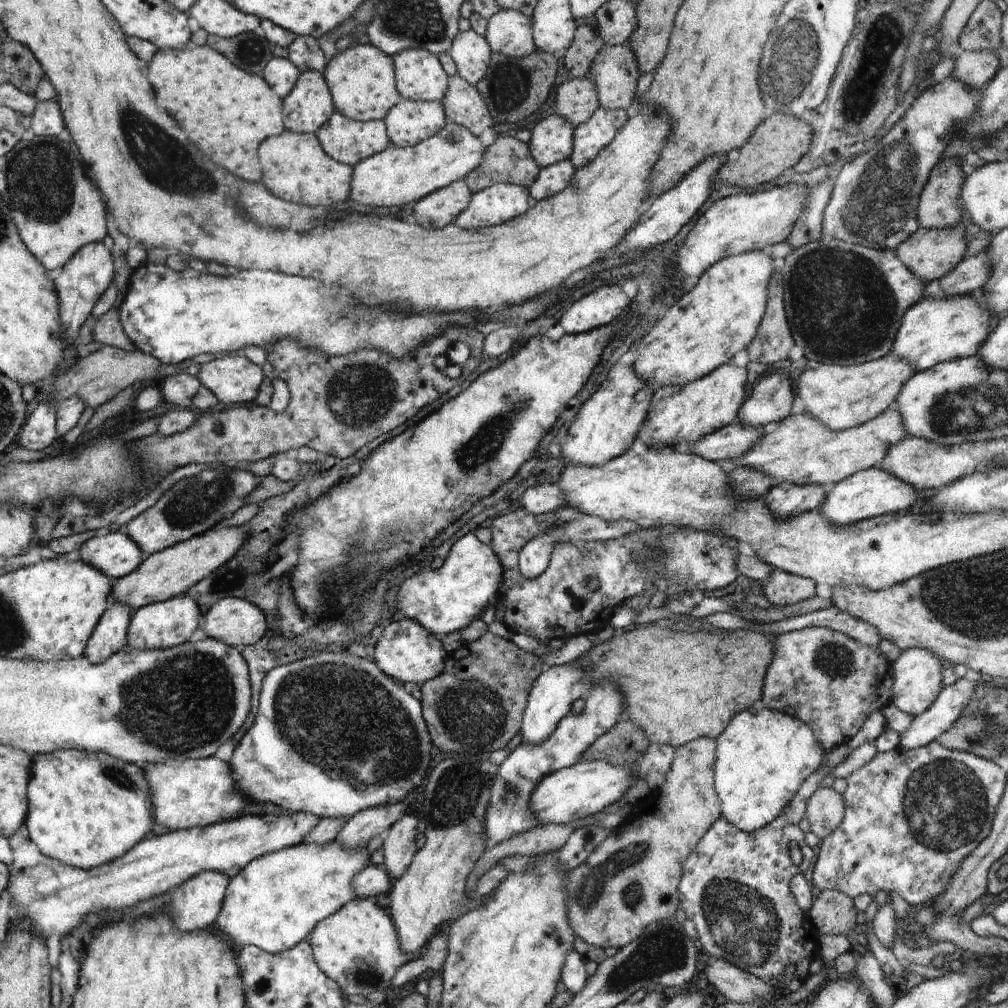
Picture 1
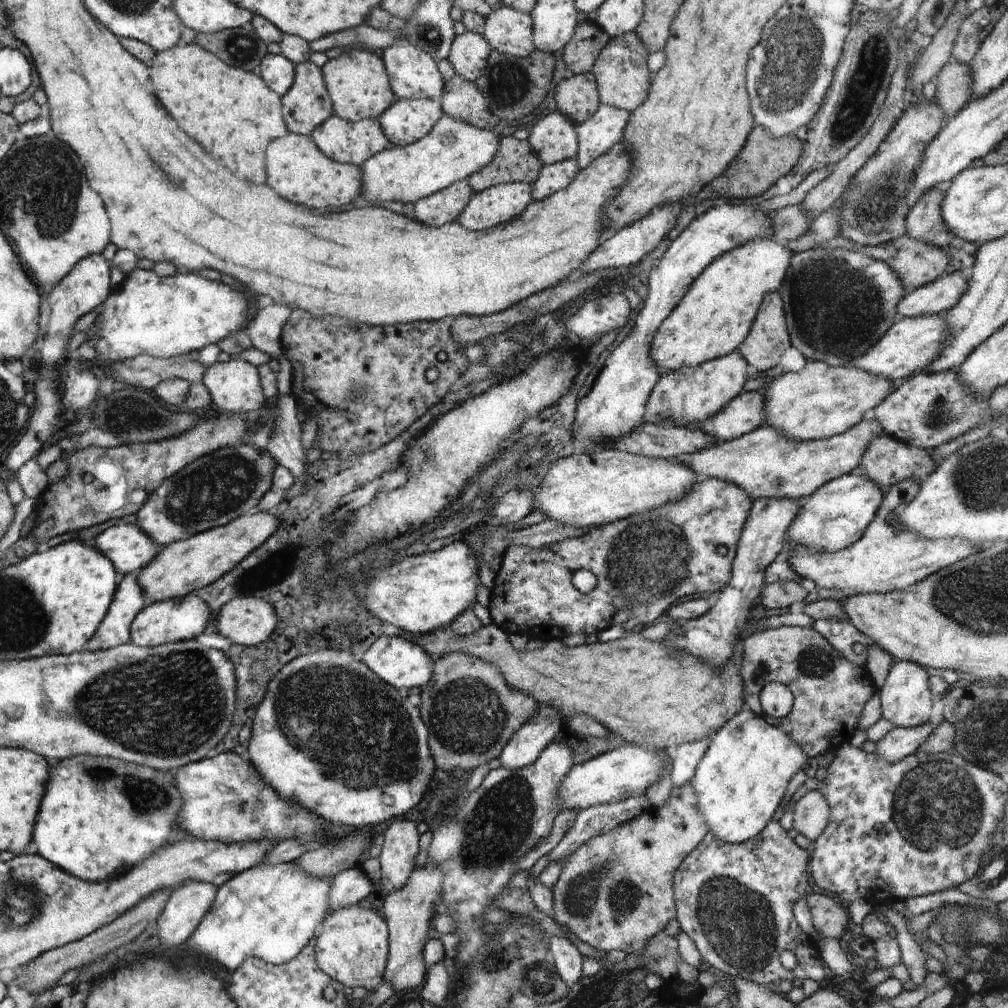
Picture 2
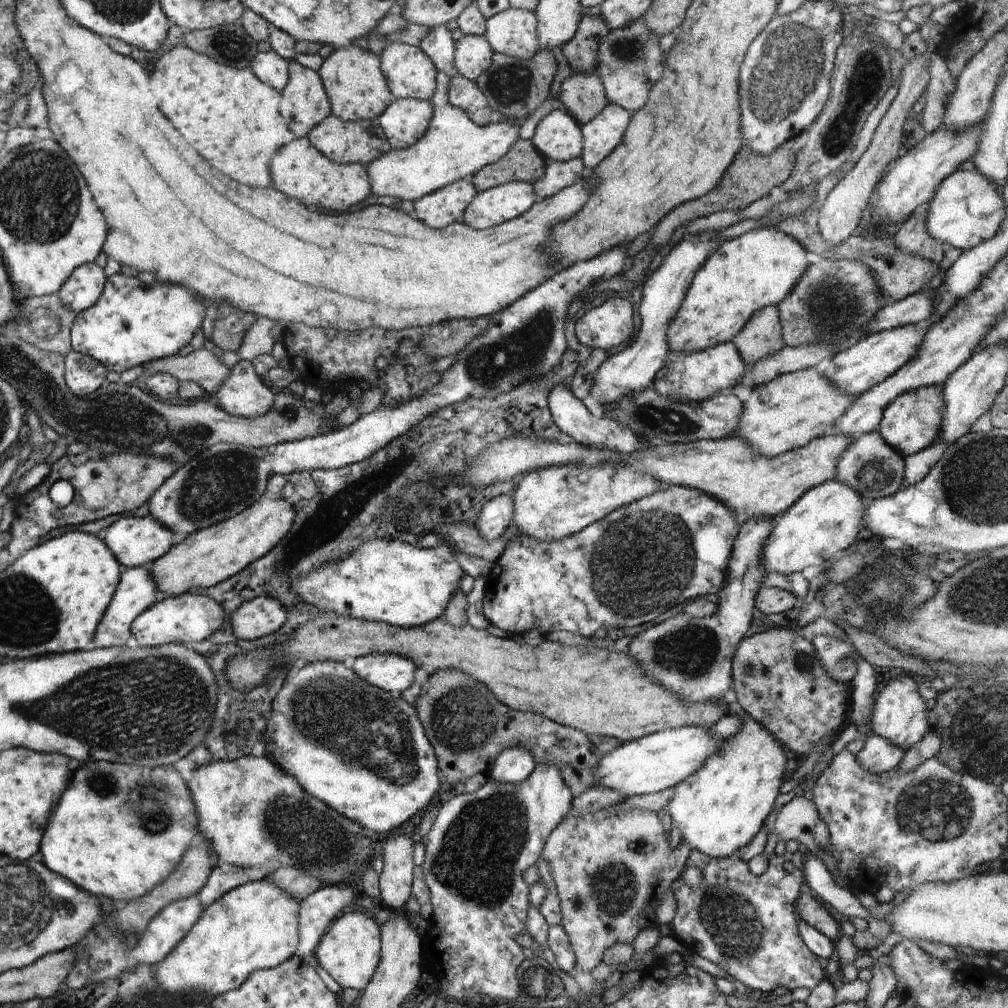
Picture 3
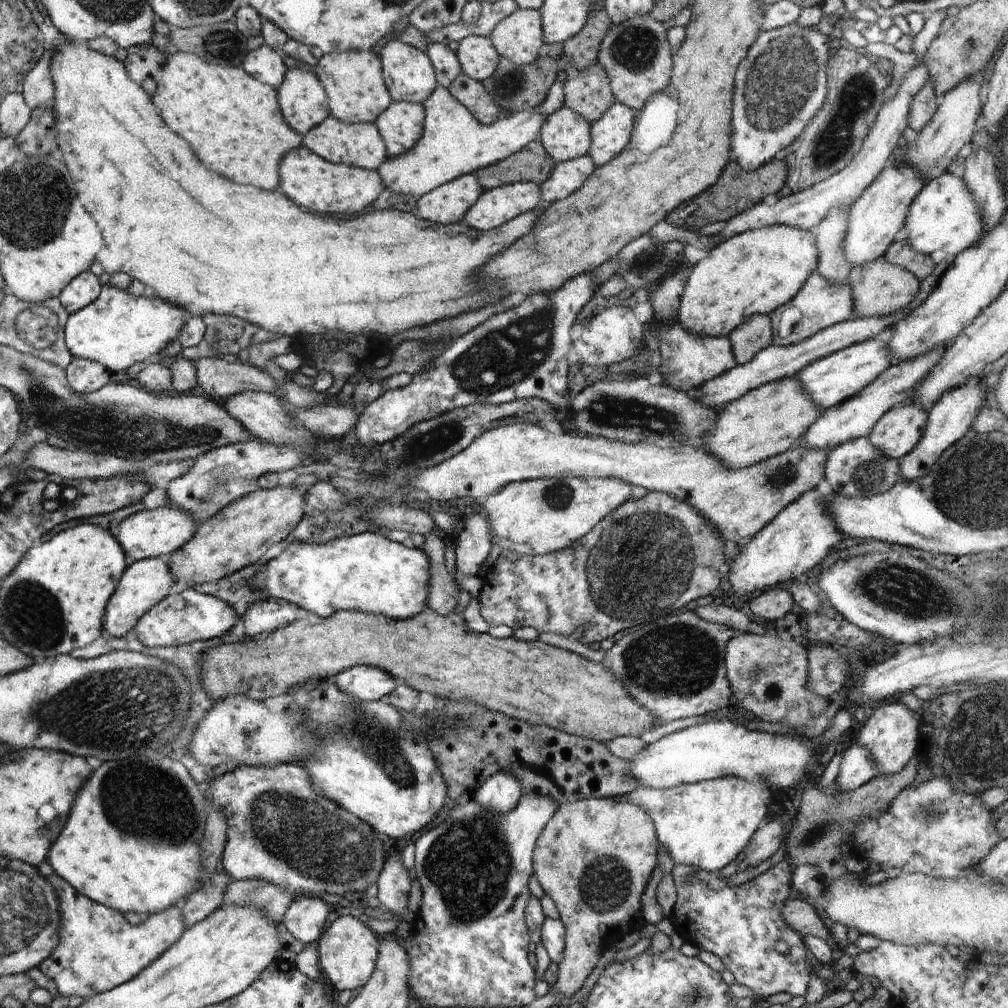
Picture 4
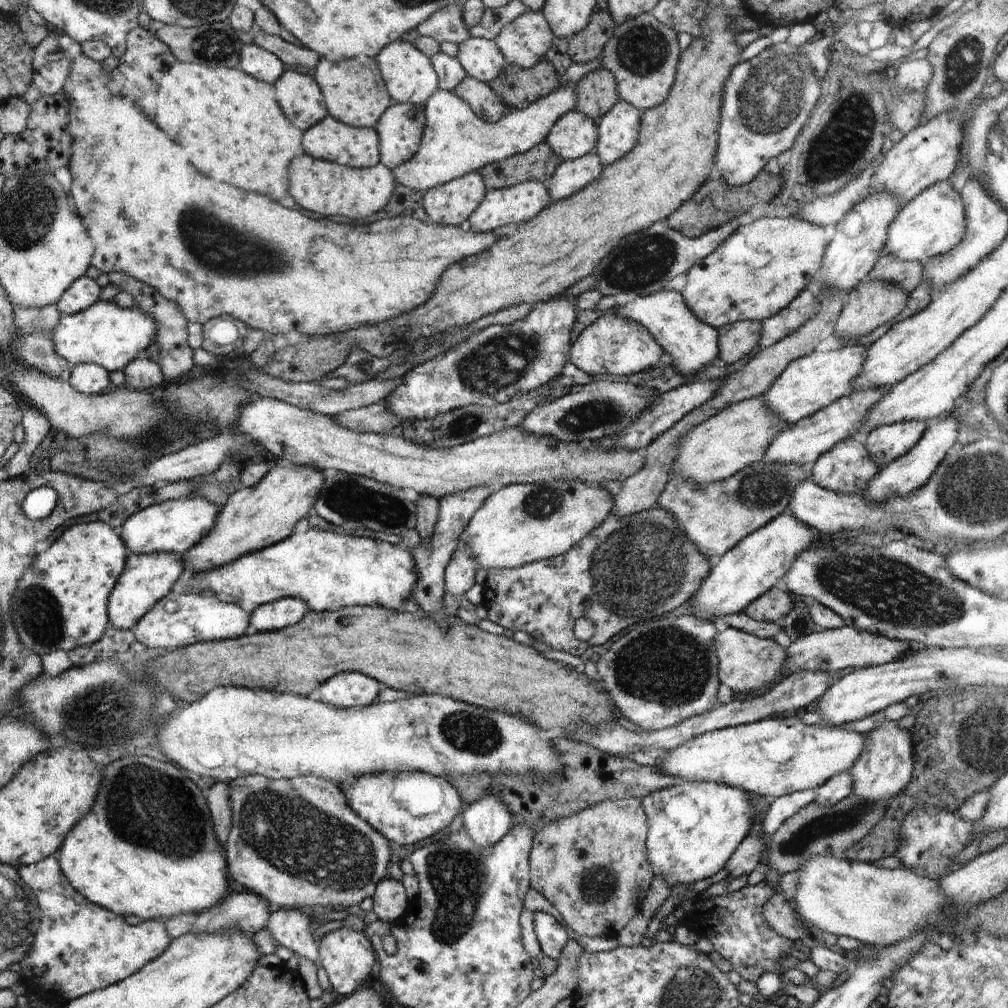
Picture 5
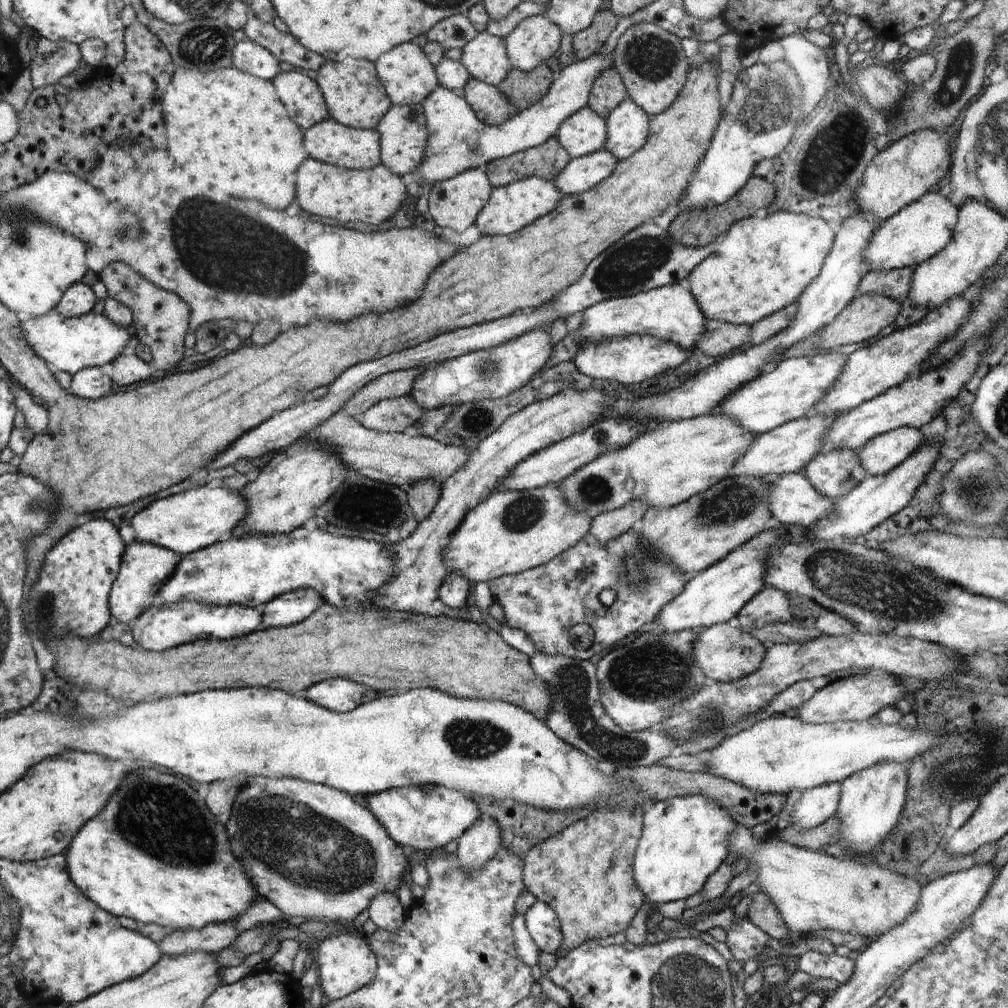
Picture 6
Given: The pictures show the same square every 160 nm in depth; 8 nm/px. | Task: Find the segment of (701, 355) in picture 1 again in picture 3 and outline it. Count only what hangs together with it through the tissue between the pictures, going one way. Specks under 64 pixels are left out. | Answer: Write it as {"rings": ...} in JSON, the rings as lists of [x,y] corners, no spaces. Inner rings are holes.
{"rings":[[[774,227],[724,240],[694,275],[680,310],[668,325],[669,354],[695,353],[732,341],[756,311],[782,302],[808,265],[803,246]]]}

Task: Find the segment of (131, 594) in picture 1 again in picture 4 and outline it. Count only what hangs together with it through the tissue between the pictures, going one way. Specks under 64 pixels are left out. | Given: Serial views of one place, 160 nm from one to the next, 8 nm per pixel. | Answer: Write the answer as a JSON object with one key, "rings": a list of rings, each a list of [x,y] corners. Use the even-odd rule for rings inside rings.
{"rings":[[[280,485],[275,489],[257,488],[205,520],[178,551],[166,556],[168,568],[177,582],[213,583],[244,567],[258,563],[276,542],[282,542],[296,528],[303,515],[304,488]]]}

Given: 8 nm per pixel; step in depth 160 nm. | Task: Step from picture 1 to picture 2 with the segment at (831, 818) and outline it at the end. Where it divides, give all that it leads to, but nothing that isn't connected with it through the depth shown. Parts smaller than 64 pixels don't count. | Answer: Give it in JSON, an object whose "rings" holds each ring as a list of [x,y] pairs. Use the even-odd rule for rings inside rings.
{"rings":[[[817,789],[804,794],[800,800],[795,804],[794,823],[793,828],[799,831],[799,834],[803,834],[806,838],[809,838],[814,844],[815,840],[824,832],[826,825],[830,818],[830,805],[824,795]]]}

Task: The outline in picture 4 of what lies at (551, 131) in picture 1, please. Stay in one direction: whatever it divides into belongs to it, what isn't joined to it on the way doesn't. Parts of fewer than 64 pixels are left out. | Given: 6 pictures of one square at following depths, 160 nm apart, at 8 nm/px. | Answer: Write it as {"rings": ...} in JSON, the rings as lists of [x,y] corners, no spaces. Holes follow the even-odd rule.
{"rings":[[[566,106],[546,116],[538,140],[555,163],[588,154],[591,124]]]}

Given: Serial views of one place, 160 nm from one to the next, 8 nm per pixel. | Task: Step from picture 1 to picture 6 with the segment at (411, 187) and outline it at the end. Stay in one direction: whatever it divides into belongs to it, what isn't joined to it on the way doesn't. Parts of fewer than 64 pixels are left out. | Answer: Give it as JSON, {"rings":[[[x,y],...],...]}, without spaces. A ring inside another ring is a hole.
{"rings":[[[598,54],[569,64],[554,78],[548,92],[537,103],[512,115],[500,126],[487,125],[481,121],[462,93],[448,90],[439,84],[421,103],[427,120],[428,138],[421,163],[410,176],[420,184],[432,185],[465,170],[483,168],[490,161],[544,144],[557,135],[564,120],[587,104],[594,79],[606,67],[612,66],[607,60],[607,57]]]}

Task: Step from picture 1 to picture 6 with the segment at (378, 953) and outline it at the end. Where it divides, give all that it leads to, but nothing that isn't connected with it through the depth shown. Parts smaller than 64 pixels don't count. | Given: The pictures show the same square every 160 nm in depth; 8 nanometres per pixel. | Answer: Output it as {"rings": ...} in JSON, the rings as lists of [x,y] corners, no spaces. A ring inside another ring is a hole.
{"rings":[[[350,934],[330,936],[323,940],[318,948],[318,973],[322,989],[332,1001],[356,992],[368,984],[376,974],[377,960],[364,934],[359,937]]]}

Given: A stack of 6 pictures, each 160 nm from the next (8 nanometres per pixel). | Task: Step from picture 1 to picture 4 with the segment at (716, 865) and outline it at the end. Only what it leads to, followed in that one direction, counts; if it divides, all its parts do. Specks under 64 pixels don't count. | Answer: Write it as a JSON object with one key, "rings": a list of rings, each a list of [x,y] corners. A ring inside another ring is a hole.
{"rings":[[[785,857],[751,881],[732,886],[729,885],[729,878],[720,877],[719,872],[706,872],[698,867],[675,863],[672,876],[677,900],[670,916],[675,932],[684,943],[695,944],[700,950],[716,954],[724,963],[724,968],[734,974],[736,982],[750,988],[758,997],[771,997],[777,992],[789,993],[792,997],[804,996],[811,976],[817,971],[808,962],[808,950],[803,937],[790,928],[781,915],[786,899],[790,896],[793,871],[792,862]],[[778,940],[788,944],[786,954],[776,951],[774,946]]]}

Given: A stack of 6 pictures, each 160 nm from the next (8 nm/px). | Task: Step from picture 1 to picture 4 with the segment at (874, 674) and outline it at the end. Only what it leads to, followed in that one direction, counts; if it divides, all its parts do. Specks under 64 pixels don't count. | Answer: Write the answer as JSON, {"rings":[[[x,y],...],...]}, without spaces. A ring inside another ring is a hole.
{"rings":[[[761,629],[733,636],[725,648],[725,665],[733,702],[750,710],[759,719],[770,722],[786,722],[792,726],[806,726],[812,718],[824,714],[830,705],[827,697],[820,696],[809,687],[807,647],[796,643],[794,639],[783,641],[775,633],[767,633]]]}

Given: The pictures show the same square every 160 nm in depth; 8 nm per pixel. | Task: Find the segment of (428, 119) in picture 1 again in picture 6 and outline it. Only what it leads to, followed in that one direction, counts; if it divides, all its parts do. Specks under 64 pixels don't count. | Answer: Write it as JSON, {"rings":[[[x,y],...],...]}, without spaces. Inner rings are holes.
{"rings":[[[421,103],[391,105],[376,130],[380,135],[381,164],[401,177],[412,174],[421,163],[428,138],[427,120]]]}

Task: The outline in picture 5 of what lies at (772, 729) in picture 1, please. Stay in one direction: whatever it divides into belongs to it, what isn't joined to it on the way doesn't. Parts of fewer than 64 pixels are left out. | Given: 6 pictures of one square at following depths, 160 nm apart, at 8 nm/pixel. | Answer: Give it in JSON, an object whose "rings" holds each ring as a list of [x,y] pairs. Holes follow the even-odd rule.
{"rings":[[[678,782],[676,785],[655,790],[642,800],[648,832],[645,840],[648,862],[656,875],[664,877],[670,888],[674,885],[690,885],[697,880],[712,877],[727,866],[728,859],[739,844],[756,829],[752,793],[744,789],[715,782]]]}

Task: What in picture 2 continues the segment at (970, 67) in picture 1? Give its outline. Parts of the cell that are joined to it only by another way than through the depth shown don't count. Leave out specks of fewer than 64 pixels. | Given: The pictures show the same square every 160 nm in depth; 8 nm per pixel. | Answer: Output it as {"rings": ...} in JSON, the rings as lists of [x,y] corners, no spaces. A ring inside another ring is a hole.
{"rings":[[[956,59],[948,61],[936,75],[937,91],[934,98],[944,109],[945,116],[956,114],[973,98],[973,78],[969,63]]]}

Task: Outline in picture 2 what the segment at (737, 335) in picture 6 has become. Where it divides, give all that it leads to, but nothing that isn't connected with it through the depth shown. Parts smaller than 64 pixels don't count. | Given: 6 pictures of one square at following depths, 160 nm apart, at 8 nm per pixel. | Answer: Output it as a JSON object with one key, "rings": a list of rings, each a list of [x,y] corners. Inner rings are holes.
{"rings":[[[778,291],[767,292],[738,351],[747,364],[763,371],[778,365],[780,356],[790,346],[782,297]]]}

